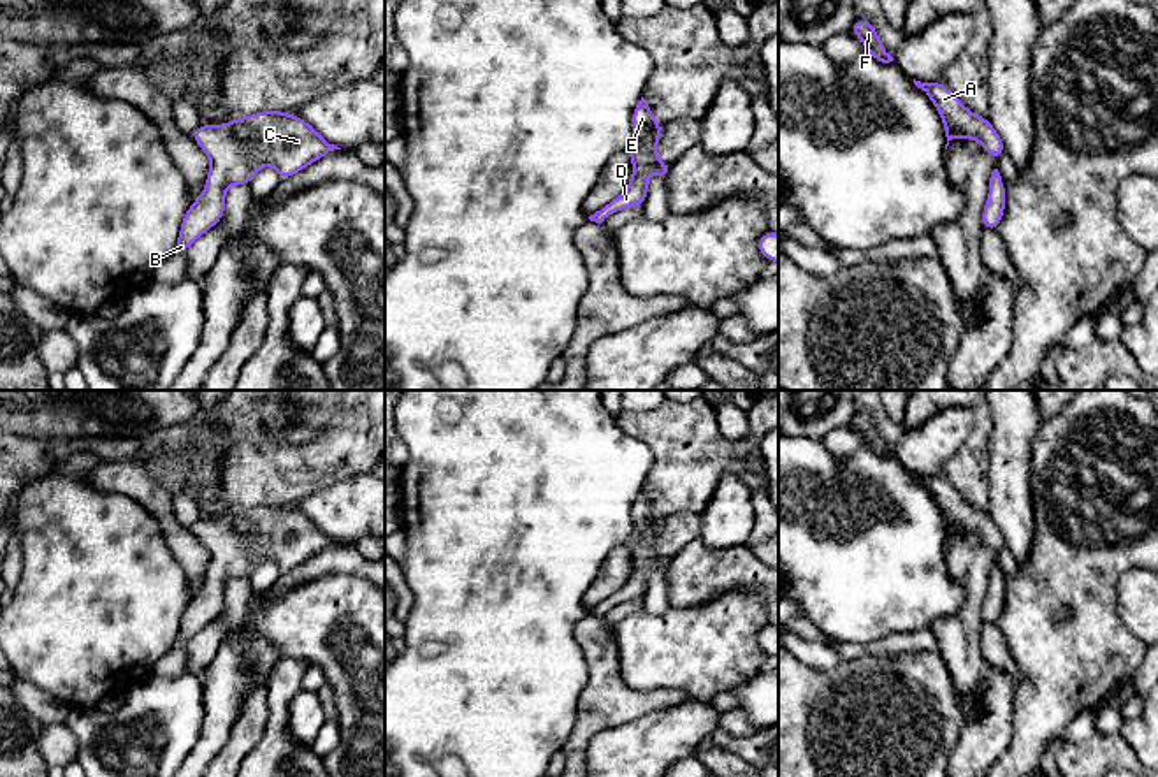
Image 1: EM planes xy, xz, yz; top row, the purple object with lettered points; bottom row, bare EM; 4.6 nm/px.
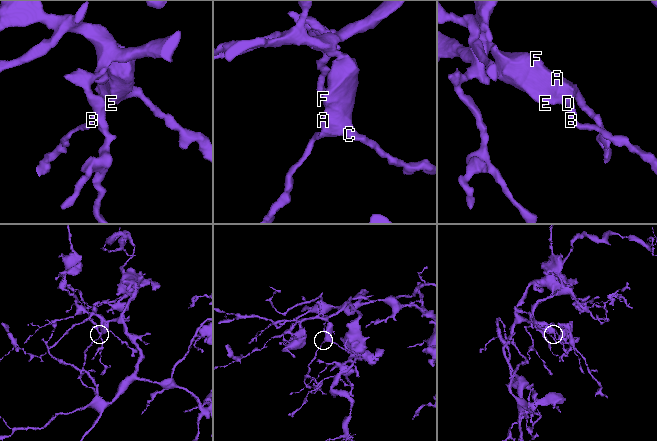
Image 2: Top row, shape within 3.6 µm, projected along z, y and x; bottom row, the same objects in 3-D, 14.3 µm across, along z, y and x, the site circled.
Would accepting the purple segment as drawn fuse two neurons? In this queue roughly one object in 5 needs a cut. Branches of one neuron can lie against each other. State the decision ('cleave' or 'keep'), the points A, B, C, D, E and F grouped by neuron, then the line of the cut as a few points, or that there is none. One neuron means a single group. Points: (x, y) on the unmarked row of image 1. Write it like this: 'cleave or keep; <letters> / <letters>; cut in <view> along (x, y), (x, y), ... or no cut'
keep; A B C D E F; no cut

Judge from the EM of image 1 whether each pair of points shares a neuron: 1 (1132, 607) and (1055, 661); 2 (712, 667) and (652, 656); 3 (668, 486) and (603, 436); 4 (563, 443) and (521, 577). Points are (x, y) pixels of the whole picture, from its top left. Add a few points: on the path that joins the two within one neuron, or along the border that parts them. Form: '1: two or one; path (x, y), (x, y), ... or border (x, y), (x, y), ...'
1: two; border (1123, 573), (1118, 584), (1118, 614), (1139, 639)
2: one; path (698, 656), (666, 656)
3: two; border (629, 435), (652, 452), (652, 468), (644, 489)
4: one; path (529, 477), (521, 486), (521, 544)

